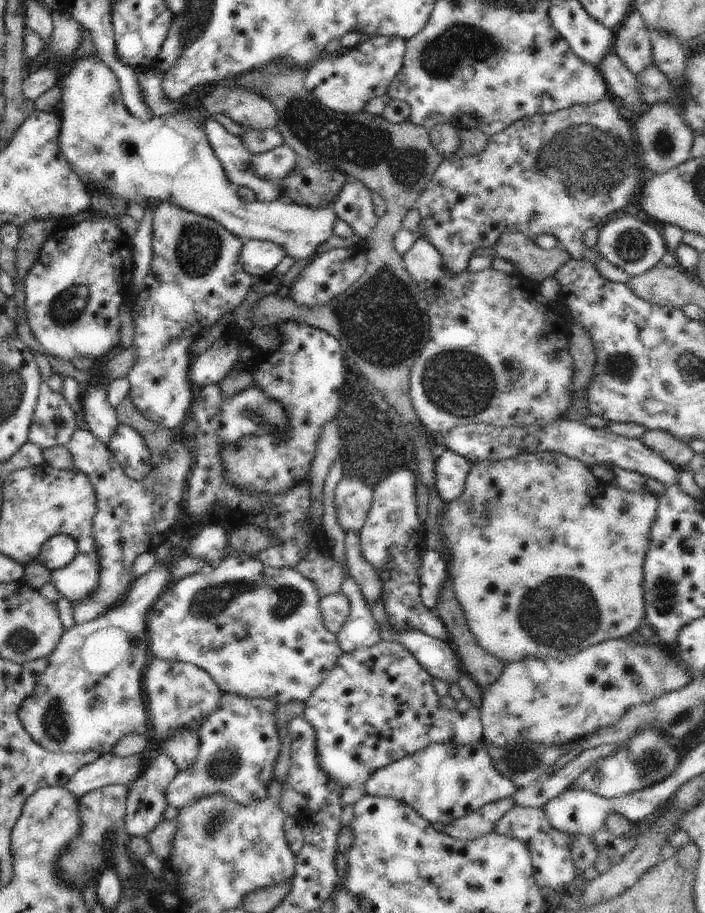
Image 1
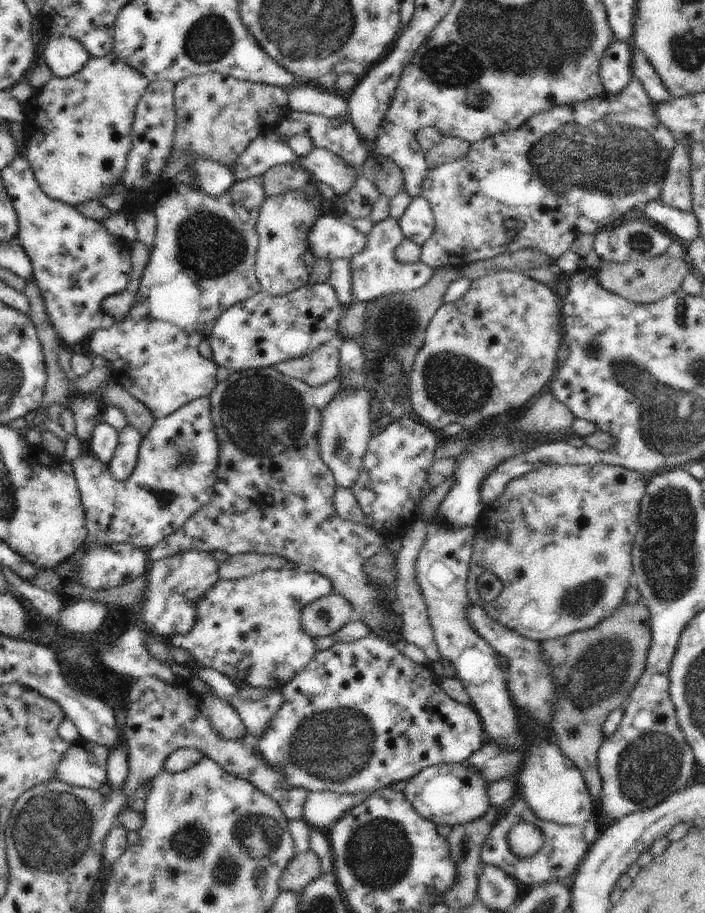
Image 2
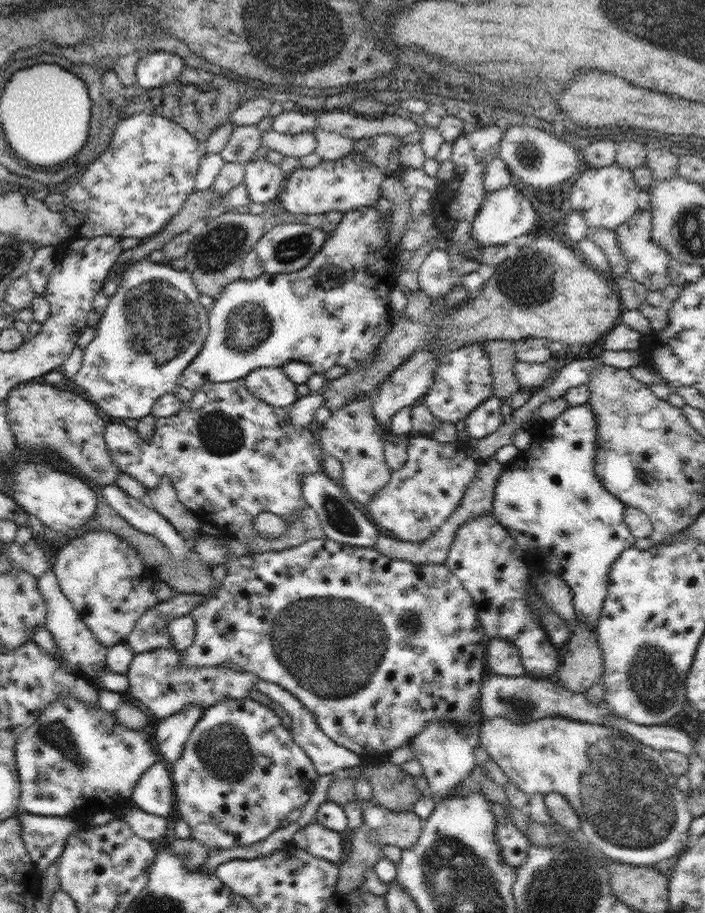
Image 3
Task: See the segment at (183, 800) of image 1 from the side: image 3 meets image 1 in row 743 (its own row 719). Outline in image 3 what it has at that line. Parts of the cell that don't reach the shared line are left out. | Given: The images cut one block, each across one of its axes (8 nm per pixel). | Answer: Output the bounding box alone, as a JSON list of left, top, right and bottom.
[171,696,319,850]

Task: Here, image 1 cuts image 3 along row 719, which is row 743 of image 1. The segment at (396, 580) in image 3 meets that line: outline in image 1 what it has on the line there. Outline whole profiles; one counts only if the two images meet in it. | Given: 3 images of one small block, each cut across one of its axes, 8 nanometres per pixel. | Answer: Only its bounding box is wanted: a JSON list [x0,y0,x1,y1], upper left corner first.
[303,640,483,789]

